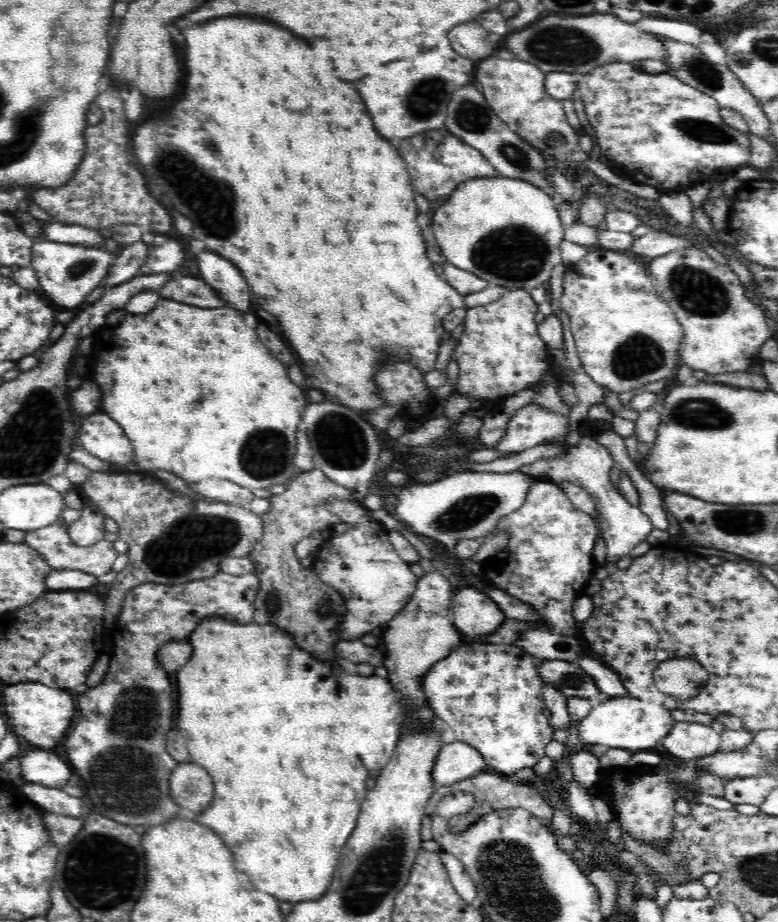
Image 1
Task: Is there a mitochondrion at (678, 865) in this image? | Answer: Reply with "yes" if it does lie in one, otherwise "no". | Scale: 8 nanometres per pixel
yes

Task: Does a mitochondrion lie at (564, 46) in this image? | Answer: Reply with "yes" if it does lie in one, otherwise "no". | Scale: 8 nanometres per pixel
yes

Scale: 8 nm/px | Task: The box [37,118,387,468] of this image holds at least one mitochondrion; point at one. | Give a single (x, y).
(205, 190)

